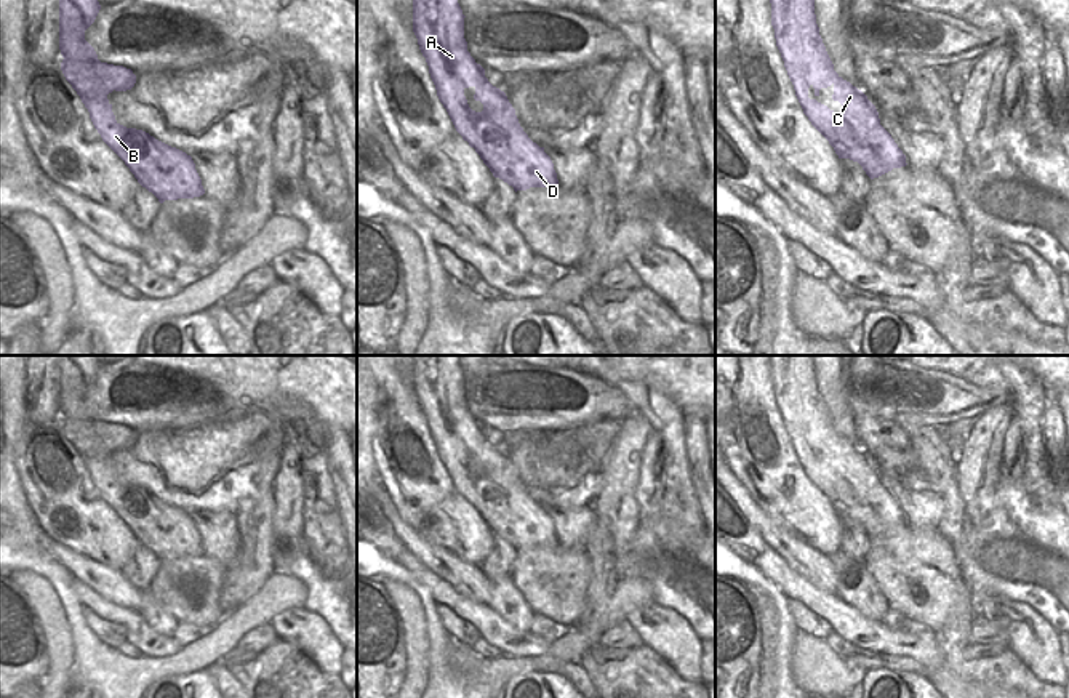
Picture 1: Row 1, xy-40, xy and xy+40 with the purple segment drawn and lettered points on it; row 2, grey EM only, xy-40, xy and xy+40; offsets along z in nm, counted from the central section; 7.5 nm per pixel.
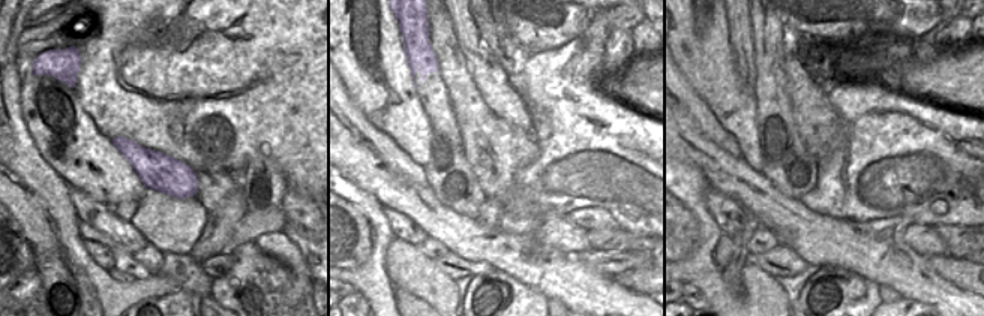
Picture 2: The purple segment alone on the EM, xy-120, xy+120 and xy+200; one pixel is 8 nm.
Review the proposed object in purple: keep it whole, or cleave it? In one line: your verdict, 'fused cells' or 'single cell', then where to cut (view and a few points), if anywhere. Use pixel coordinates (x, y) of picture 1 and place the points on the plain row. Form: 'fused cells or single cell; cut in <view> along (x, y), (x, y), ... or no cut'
single cell; no cut

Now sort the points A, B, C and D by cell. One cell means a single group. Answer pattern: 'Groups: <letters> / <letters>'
Groups: A B C D.

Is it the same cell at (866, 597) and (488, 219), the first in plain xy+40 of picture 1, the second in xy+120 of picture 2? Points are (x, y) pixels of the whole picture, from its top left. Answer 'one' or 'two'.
two

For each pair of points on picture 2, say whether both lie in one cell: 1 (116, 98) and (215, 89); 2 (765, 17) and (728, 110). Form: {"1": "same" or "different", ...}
{"1": "same", "2": "different"}

